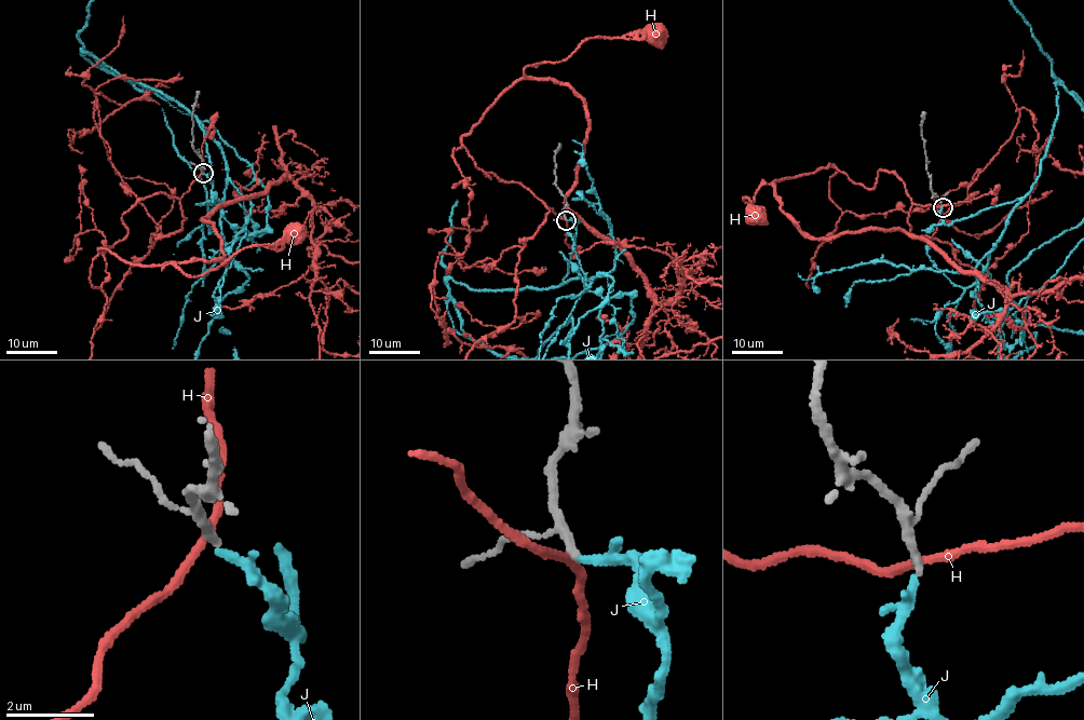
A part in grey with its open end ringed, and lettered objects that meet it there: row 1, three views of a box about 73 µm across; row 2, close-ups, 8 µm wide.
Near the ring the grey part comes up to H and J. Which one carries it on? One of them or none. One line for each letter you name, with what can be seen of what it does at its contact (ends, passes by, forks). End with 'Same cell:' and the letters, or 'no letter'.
J: it ends
Same cell: J

